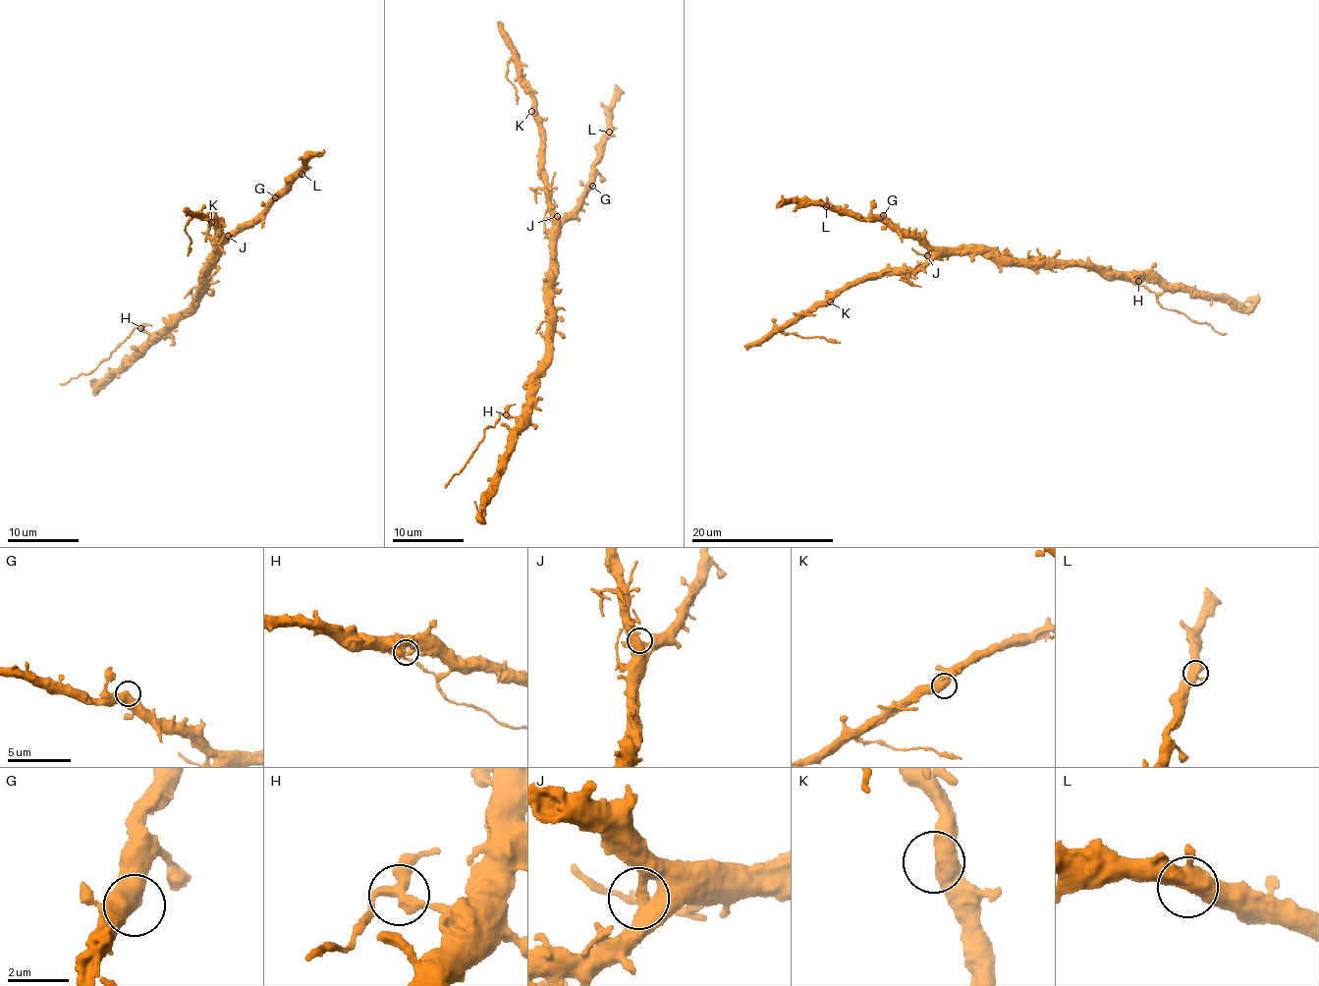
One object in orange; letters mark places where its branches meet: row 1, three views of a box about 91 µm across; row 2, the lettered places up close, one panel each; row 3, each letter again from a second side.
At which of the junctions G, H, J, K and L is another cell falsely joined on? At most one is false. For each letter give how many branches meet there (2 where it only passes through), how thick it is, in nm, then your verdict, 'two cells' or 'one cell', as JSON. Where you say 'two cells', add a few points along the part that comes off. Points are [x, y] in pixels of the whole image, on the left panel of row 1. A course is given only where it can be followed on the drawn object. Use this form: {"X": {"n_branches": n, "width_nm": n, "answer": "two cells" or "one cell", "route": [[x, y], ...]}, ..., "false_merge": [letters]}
{"G": {"n_branches": 2, "width_nm": 500, "answer": "one cell"}, "H": {"n_branches": 3, "width_nm": 360, "answer": "two cells", "route": [[139, 327], [135, 328], [93, 371], [59, 384]]}, "J": {"n_branches": 3, "width_nm": 400, "answer": "one cell"}, "K": {"n_branches": 3, "width_nm": 440, "answer": "one cell"}, "L": {"n_branches": 3, "width_nm": 480, "answer": "one cell"}, "false_merge": ["H"]}

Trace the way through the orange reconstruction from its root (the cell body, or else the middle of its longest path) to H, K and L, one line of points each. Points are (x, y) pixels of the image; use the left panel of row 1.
H: (207, 265), (191, 316), (177, 322), (174, 330), (162, 336), (144, 333), (139, 327)
K: (207, 265), (224, 237), (217, 237), (222, 224), (218, 223), (224, 218), (211, 222)
L: (207, 265), (220, 249), (225, 234), (254, 218), (284, 187), (287, 179), (302, 174)

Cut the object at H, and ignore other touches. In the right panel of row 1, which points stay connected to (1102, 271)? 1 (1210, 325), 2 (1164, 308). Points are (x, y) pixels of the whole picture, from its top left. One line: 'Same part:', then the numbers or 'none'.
Same part: none

